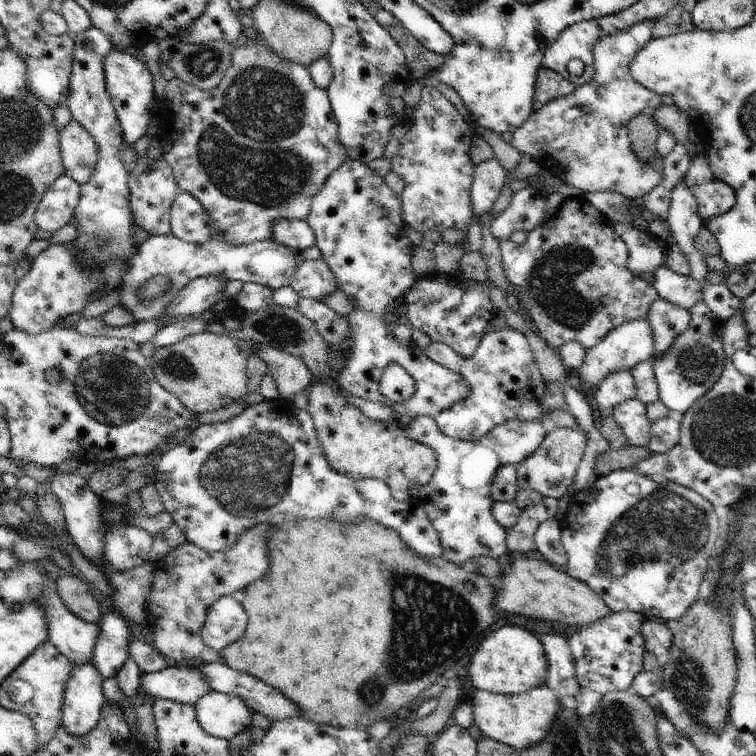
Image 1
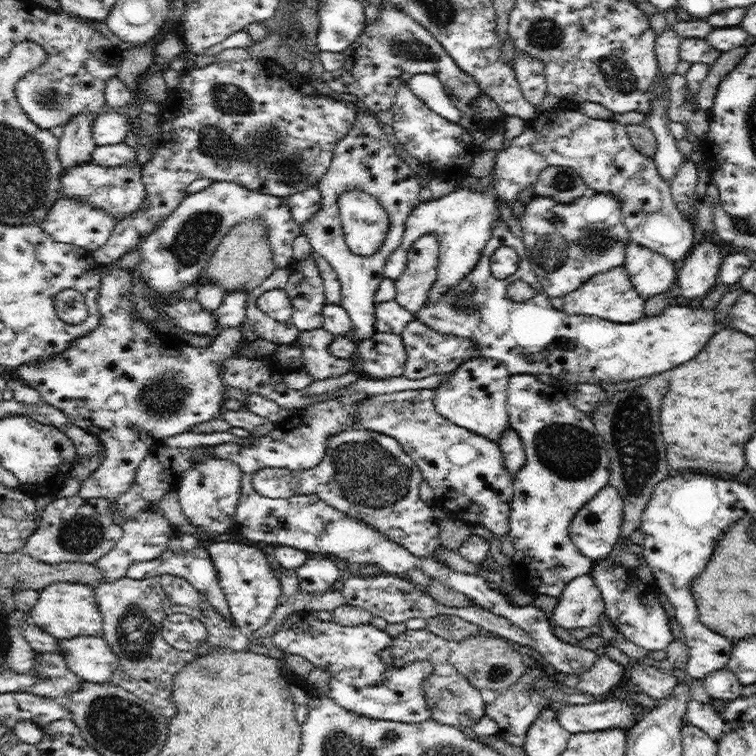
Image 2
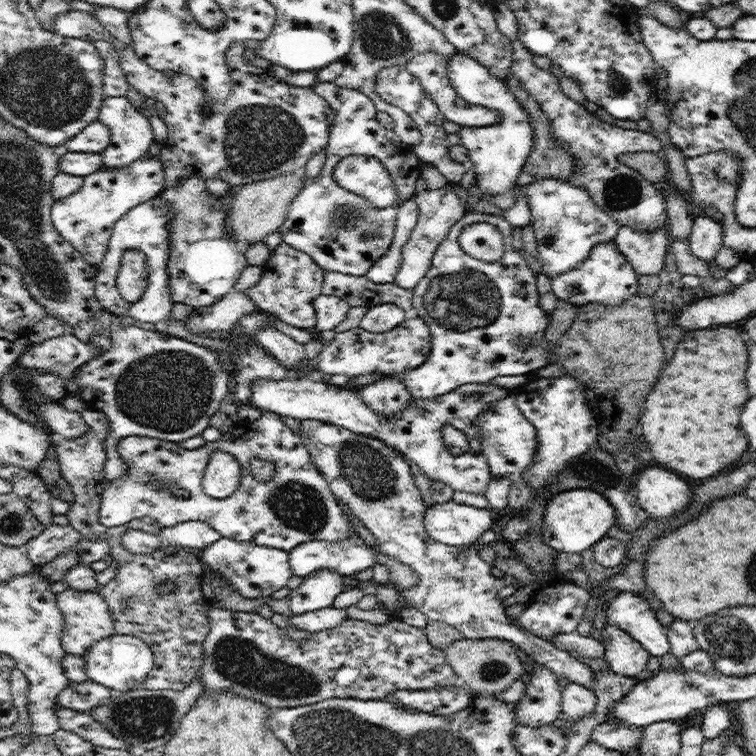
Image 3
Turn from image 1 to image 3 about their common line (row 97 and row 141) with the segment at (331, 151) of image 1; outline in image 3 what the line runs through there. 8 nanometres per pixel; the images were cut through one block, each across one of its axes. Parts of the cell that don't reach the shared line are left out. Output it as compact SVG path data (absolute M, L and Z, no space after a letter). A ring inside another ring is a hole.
M70 9L56 18L54 32L65 37L90 40L90 42L102 39L112 43L118 52L128 84L140 92L142 96L164 104L165 109L160 116L168 127L168 138L161 143L162 149L158 160L164 168L166 188L173 188L179 182L180 177L196 173L196 175L204 177L205 180L208 177L221 178L231 185L233 191L282 173L300 172L316 152L326 150L334 118L334 111L331 110L330 104L320 94L316 94L312 87L286 84L271 76L266 65L260 68L258 63L250 62L244 57L246 48L244 41L230 43L230 47L226 51L232 88L230 88L230 96L226 102L216 102L206 94L204 86L198 84L191 76L175 73L174 76L168 77L164 71L154 70L148 66L148 63L135 53L132 45L124 44L112 36L106 27L98 21L98 16L94 12Z

